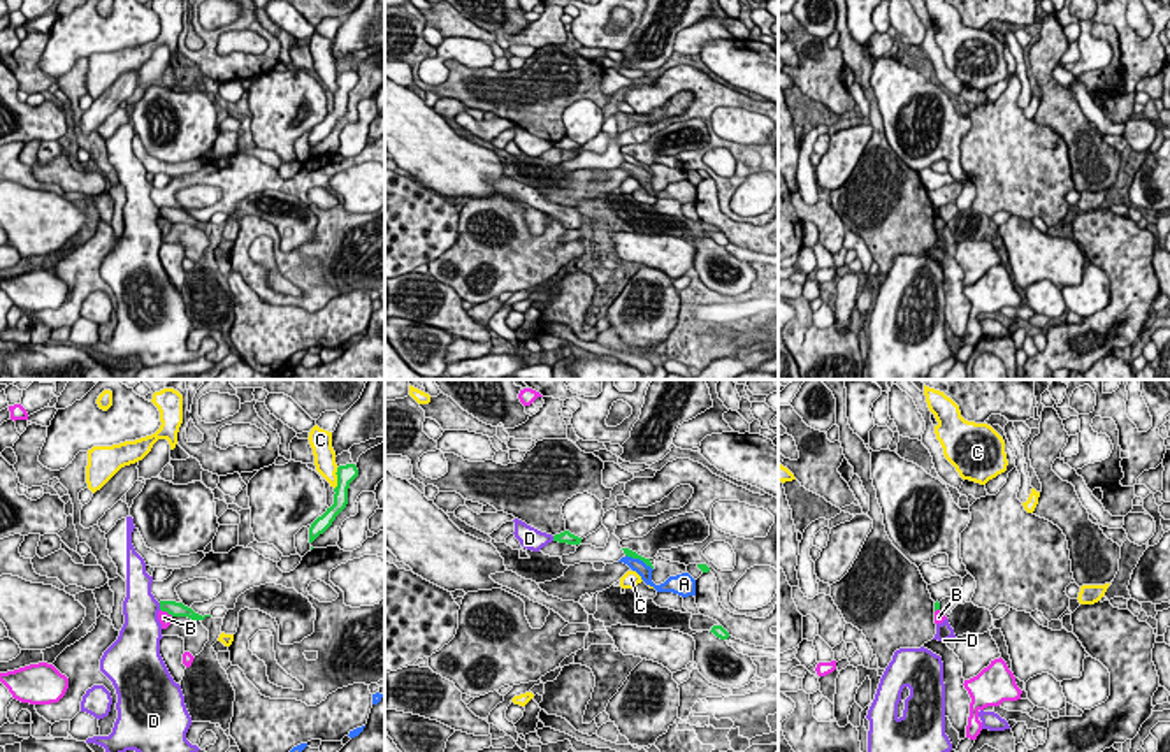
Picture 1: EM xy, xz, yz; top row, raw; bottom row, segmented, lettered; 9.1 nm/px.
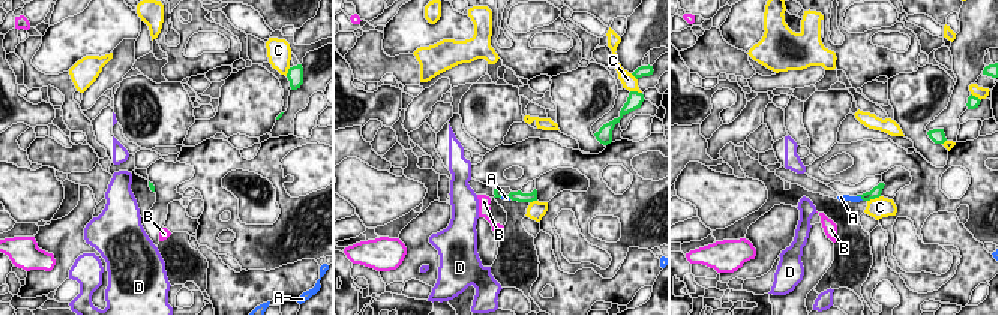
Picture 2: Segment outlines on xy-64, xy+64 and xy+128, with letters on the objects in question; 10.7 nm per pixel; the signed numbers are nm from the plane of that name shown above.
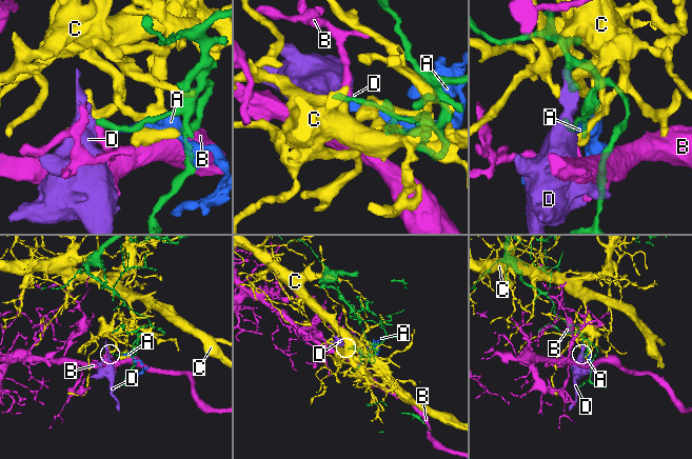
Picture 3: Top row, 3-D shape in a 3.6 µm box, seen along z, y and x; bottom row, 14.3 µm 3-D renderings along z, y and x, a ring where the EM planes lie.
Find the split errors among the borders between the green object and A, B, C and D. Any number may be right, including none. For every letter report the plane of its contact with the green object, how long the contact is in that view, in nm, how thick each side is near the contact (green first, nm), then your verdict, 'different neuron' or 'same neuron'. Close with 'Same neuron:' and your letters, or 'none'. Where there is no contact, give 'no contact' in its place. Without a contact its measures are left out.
A: xz | 300 nm | 70/130 nm | different neuron
B: xy | 140 nm | 130/120 nm | different neuron
C: xy | 220 nm | 160/190 nm | different neuron
D: xy | 70 nm | 130/320 nm | different neuron
Same neuron: none

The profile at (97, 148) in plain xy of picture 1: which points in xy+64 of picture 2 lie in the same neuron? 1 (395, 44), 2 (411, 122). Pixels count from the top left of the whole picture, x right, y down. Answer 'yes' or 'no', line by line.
1: no
2: no

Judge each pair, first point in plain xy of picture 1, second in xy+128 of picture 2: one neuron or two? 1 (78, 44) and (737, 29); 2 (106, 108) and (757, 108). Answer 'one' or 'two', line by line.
1: one
2: one

